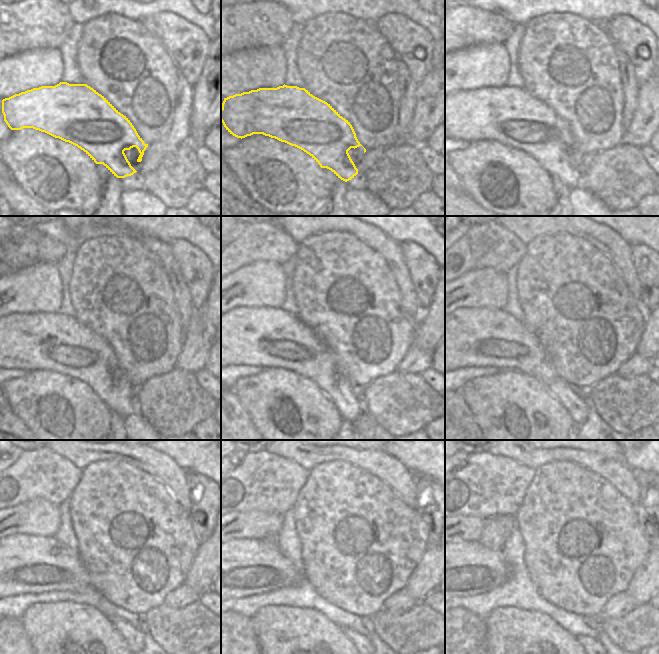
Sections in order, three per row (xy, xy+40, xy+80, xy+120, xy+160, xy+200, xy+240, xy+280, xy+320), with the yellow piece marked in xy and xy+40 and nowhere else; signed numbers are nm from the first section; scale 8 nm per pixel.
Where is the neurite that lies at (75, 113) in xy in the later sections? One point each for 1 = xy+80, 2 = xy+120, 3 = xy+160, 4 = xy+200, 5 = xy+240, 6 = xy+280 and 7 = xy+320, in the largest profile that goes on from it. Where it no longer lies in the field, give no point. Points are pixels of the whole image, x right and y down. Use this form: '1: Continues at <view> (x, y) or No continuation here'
1: Continues at xy+80 (507, 114)
2: Continues at xy+120 (41, 340)
3: Continues at xy+160 (268, 337)
4: Continues at xy+200 (466, 337)
5: Continues at xy+240 (18, 564)
6: Continues at xy+280 (244, 567)
7: Continues at xy+320 (465, 568)

